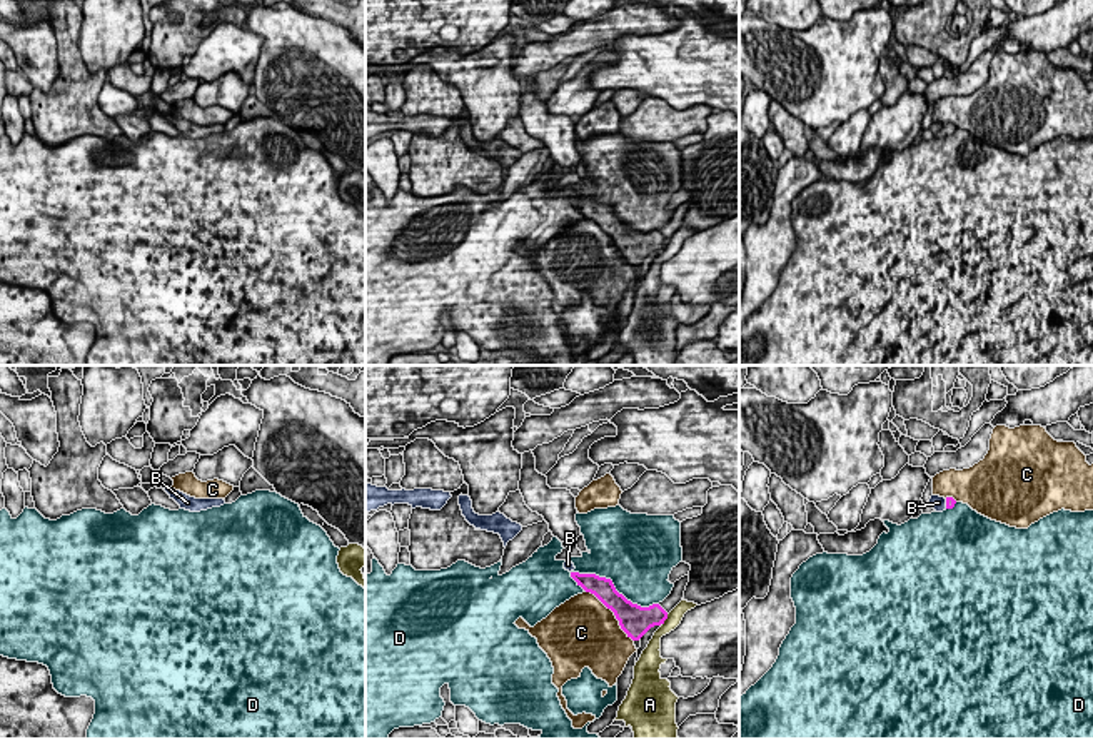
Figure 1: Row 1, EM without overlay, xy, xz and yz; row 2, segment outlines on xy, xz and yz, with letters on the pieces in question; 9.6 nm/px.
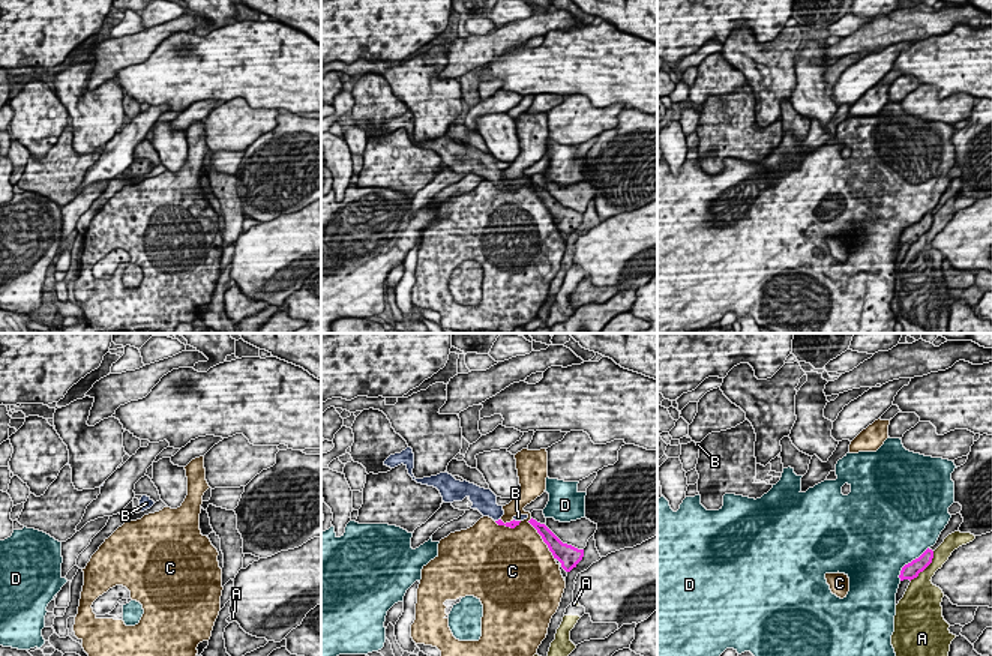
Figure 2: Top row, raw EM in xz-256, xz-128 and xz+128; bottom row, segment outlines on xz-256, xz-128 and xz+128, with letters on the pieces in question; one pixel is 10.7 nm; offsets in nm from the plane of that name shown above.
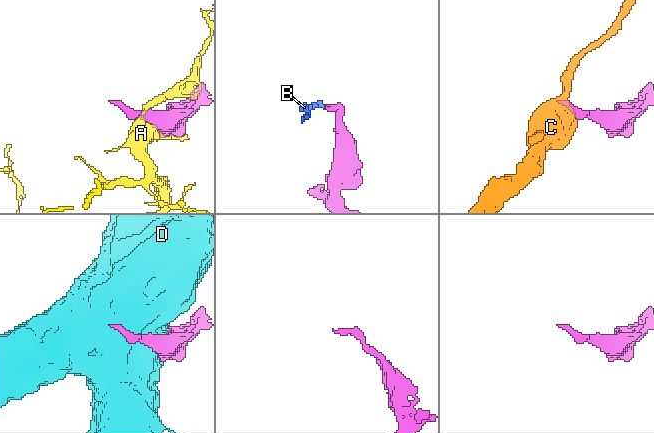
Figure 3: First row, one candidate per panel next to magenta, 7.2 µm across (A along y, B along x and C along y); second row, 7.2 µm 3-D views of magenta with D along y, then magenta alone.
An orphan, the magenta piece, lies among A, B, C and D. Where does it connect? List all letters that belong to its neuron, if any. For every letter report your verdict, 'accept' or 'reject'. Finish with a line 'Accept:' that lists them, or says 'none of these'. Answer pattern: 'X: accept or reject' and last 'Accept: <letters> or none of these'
A: reject
B: accept
C: reject
D: reject
Accept: B

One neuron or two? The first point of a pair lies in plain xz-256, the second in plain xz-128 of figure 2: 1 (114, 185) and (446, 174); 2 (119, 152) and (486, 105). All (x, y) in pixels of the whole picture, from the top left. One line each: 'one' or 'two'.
1: two
2: one

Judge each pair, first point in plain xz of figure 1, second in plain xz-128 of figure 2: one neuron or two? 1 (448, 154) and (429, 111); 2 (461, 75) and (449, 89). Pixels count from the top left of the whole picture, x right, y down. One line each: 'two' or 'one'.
1: two
2: one

